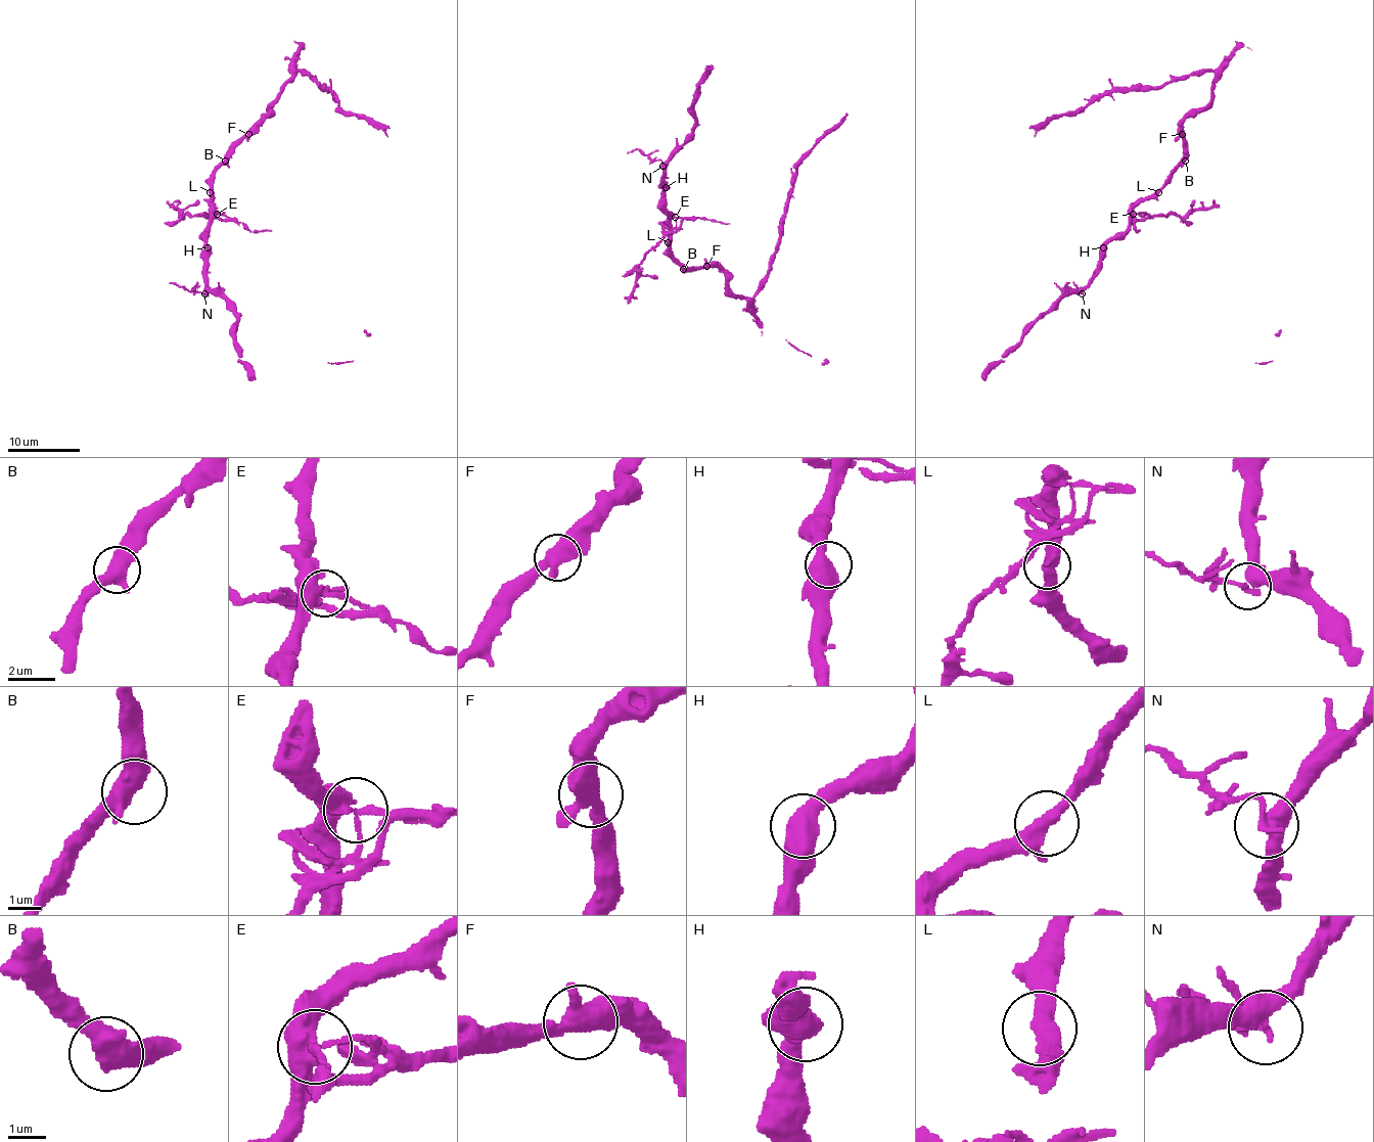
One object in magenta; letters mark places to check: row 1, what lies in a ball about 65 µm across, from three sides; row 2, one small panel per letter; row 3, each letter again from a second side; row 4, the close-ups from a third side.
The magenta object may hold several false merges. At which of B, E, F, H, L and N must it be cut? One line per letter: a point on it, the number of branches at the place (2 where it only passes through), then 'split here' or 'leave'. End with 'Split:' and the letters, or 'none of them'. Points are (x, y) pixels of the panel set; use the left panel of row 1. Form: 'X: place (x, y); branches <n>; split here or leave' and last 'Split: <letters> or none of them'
B: place (225, 161); branches 3; leave
E: place (217, 214); branches 3; split here
F: place (248, 134); branches 3; leave
H: place (208, 247); branches 2; leave
L: place (210, 192); branches 3; leave
N: place (204, 293); branches 3; split here
Split: E, N

